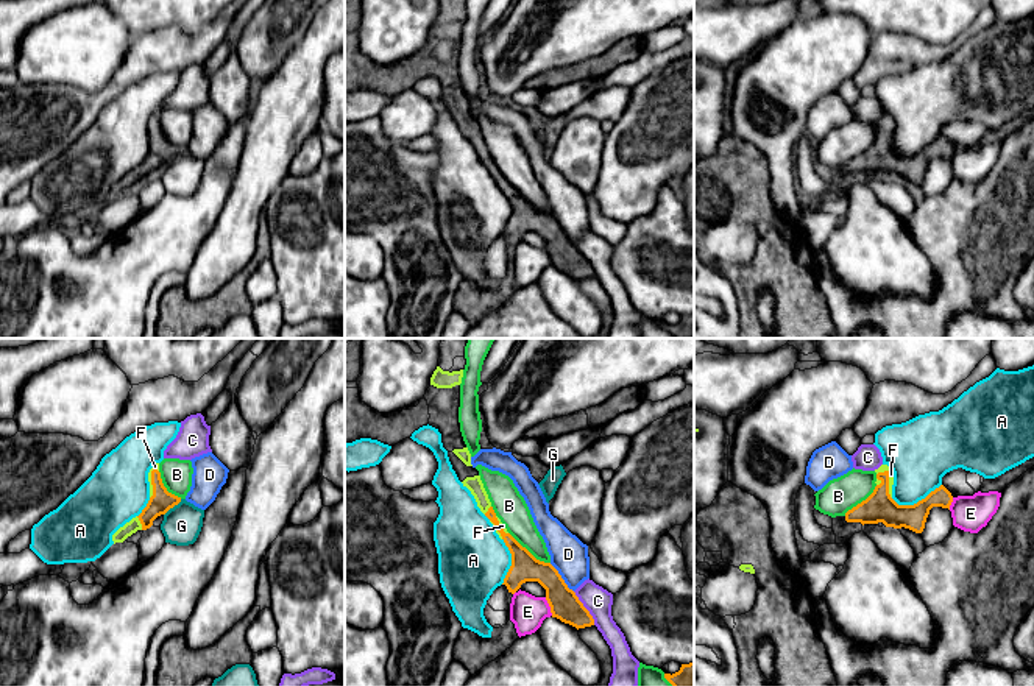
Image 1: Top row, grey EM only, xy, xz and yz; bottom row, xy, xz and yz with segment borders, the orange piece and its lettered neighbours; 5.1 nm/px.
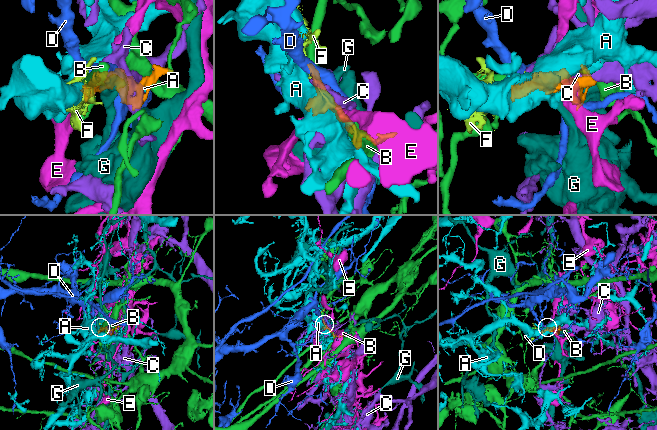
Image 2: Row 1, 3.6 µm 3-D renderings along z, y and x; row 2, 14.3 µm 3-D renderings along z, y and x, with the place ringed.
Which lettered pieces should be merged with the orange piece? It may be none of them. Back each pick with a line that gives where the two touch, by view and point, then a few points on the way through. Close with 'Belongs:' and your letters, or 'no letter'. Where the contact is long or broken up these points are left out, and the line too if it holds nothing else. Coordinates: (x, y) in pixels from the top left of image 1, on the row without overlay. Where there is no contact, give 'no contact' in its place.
F: contact yz (888, 131)
Belongs: F

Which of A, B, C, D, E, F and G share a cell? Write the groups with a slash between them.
A / B / C / D / E / F / G

